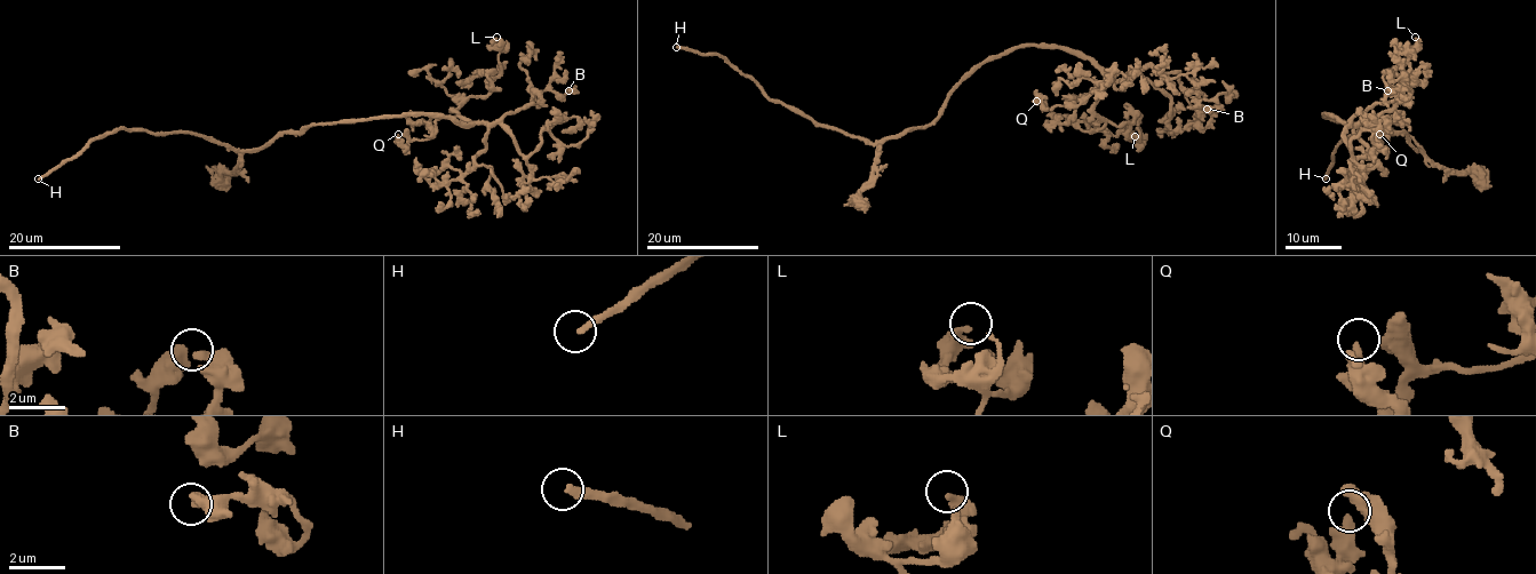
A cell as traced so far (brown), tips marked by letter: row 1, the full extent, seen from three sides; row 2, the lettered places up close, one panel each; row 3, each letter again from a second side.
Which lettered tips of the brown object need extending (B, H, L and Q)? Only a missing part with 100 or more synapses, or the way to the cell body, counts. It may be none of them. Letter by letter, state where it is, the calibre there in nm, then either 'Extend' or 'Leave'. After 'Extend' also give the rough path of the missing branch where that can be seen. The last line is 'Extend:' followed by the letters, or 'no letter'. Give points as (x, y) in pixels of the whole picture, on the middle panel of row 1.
B: Place: (1207, 109). Thickness 260 nm. Leave
H: Place: (676, 47). Thickness 260 nm. Extend
L: Place: (1135, 136). Thickness 220 nm. Leave
Q: Place: (1036, 101). Thickness 360 nm. Leave
Extend: H

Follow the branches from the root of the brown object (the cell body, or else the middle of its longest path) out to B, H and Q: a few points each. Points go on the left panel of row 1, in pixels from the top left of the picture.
B: (327, 124), (392, 114), (494, 122), (525, 109), (532, 89), (560, 97), (568, 90)
H: (327, 124), (278, 133), (251, 150), (229, 150), (189, 133), (117, 128), (90, 140), (38, 178)
Q: (327, 124), (392, 114), (468, 122), (439, 119), (432, 136), (404, 151), (398, 134)

